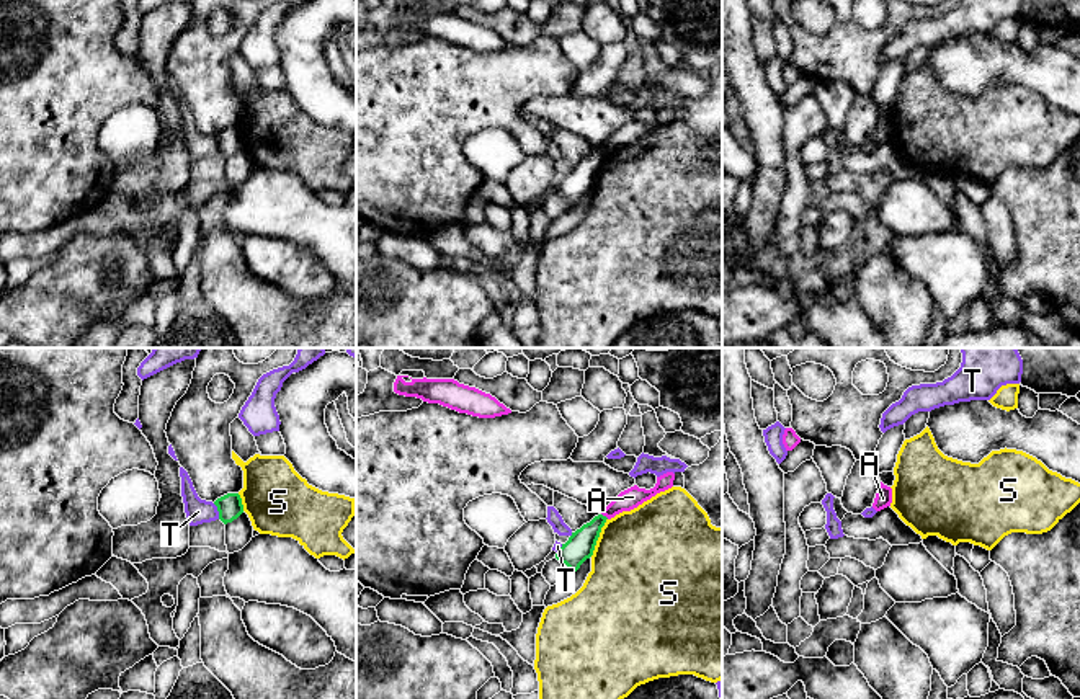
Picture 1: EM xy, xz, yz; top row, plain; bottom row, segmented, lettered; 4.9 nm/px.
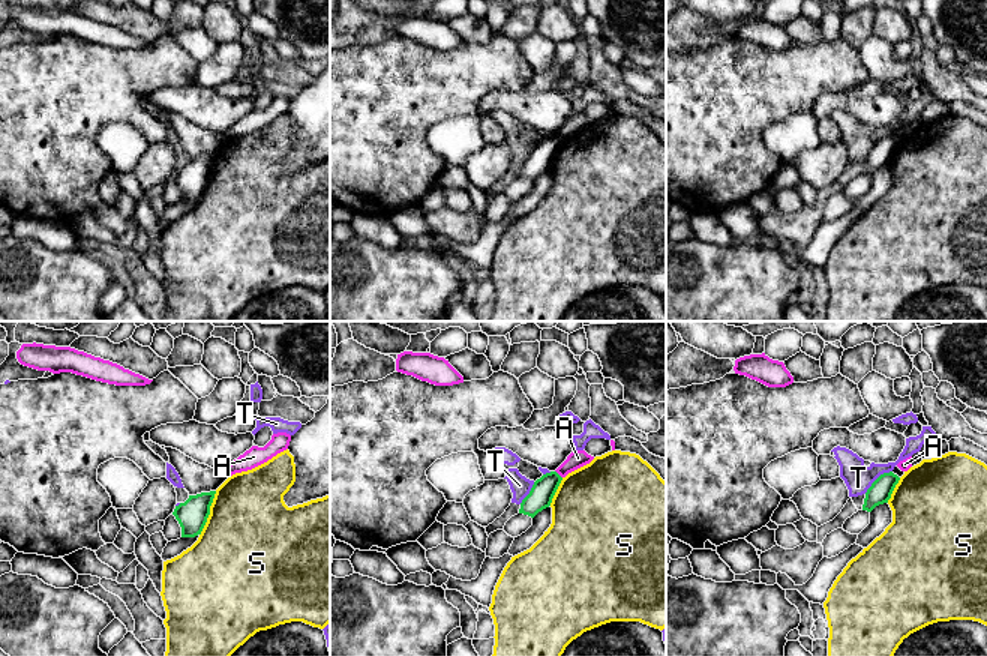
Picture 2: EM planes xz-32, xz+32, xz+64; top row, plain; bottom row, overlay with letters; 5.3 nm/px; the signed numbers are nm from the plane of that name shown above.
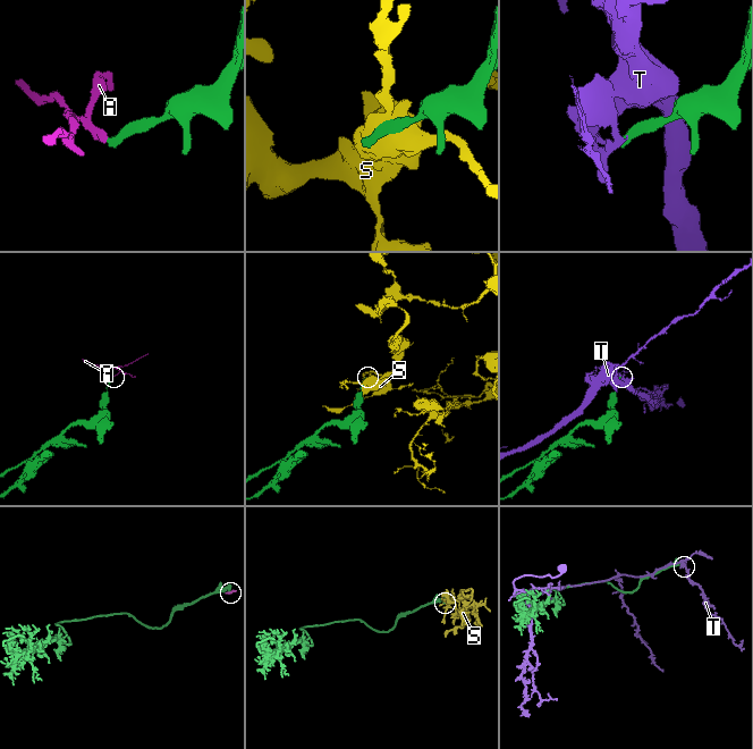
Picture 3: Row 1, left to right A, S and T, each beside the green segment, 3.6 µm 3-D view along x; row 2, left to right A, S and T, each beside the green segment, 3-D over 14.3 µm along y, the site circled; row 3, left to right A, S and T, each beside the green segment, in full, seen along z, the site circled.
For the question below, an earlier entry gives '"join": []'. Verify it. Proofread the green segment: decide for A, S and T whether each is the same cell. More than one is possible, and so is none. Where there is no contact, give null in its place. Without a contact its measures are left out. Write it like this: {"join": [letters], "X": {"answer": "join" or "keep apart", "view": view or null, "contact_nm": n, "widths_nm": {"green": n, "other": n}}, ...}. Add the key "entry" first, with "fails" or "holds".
{"entry": "holds", "join": [], "A": {"answer": "keep apart", "view": "xz", "contact_nm": 50, "widths_nm": {"green": 140, "other": 100}}, "S": {"answer": "keep apart", "view": "xz", "contact_nm": 200, "widths_nm": {"green": 140, "other": 500}}, "T": {"answer": "keep apart", "view": "xy", "contact_nm": 90, "widths_nm": {"green": 120, "other": 120}}}

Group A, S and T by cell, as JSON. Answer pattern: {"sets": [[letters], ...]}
{"sets": [["A"], ["S"], ["T"]]}

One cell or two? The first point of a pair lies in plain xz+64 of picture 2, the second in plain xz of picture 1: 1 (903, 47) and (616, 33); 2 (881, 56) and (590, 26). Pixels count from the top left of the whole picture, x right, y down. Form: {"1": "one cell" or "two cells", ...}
{"1": "two cells", "2": "two cells"}

